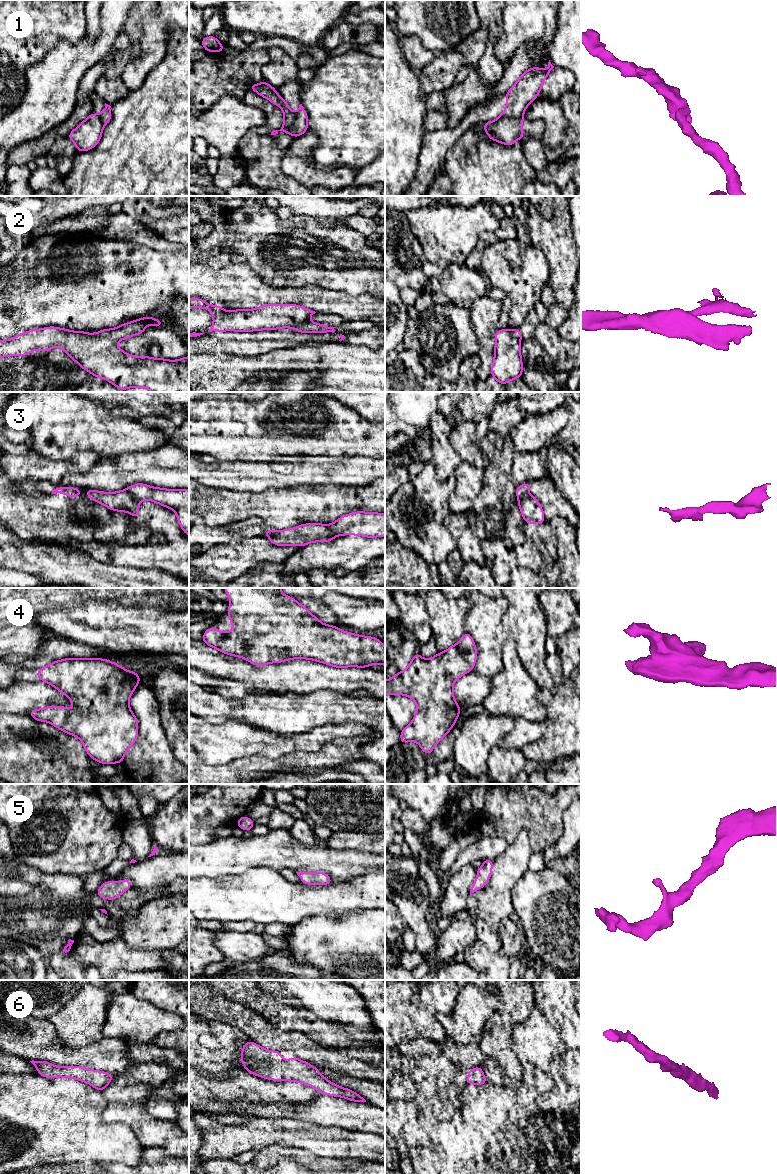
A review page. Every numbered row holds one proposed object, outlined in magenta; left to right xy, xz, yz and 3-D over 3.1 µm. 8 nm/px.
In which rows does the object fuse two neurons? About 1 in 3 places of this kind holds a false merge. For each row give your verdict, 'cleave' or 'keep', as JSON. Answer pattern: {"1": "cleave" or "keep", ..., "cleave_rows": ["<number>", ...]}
{"1": "cleave", "2": "cleave", "3": "cleave", "4": "keep", "5": "keep", "6": "keep", "cleave_rows": ["1", "2", "3"]}

